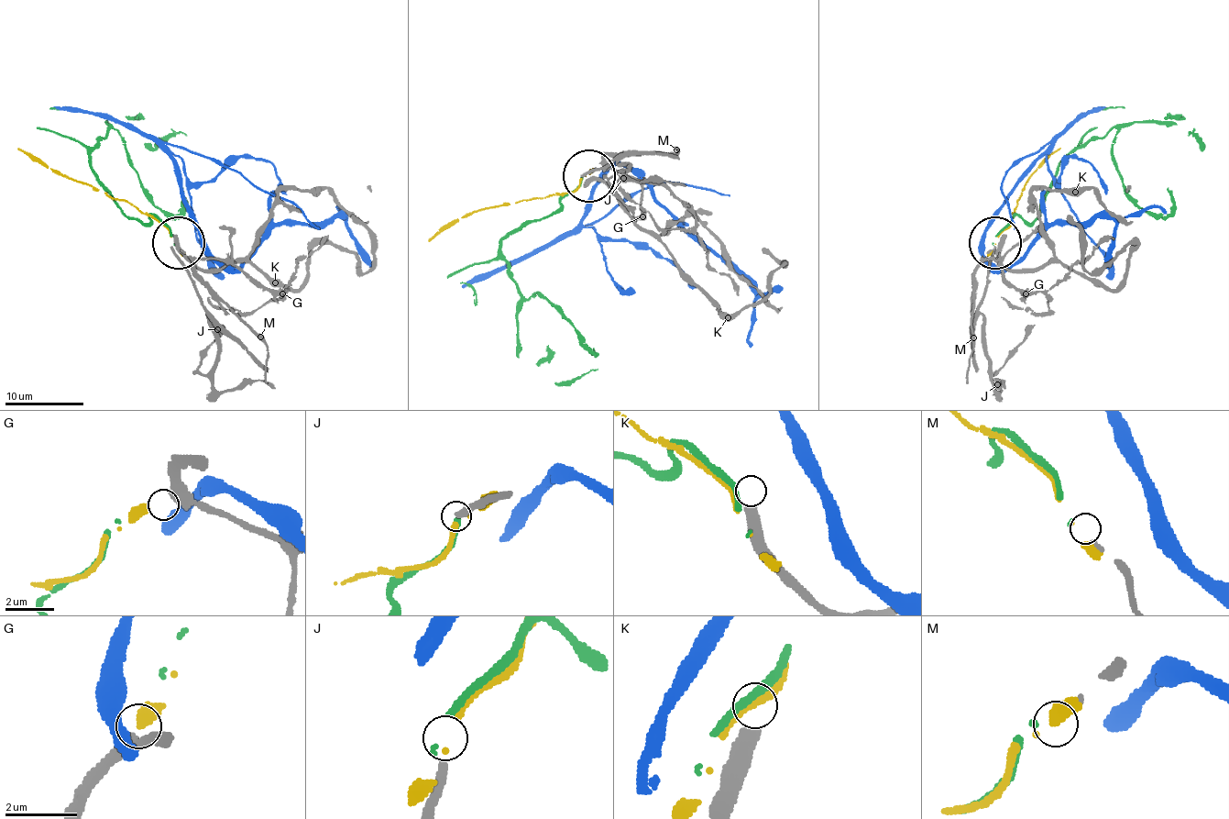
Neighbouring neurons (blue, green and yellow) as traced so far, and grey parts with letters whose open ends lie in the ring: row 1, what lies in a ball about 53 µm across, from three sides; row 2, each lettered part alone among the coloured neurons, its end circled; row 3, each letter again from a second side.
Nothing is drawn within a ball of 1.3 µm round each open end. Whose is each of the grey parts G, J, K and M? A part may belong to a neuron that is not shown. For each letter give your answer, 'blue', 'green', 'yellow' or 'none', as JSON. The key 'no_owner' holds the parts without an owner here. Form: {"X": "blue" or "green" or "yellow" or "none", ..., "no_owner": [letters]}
{"G": "yellow", "J": "none", "K": "none", "M": "green", "no_owner": ["J", "K"]}

